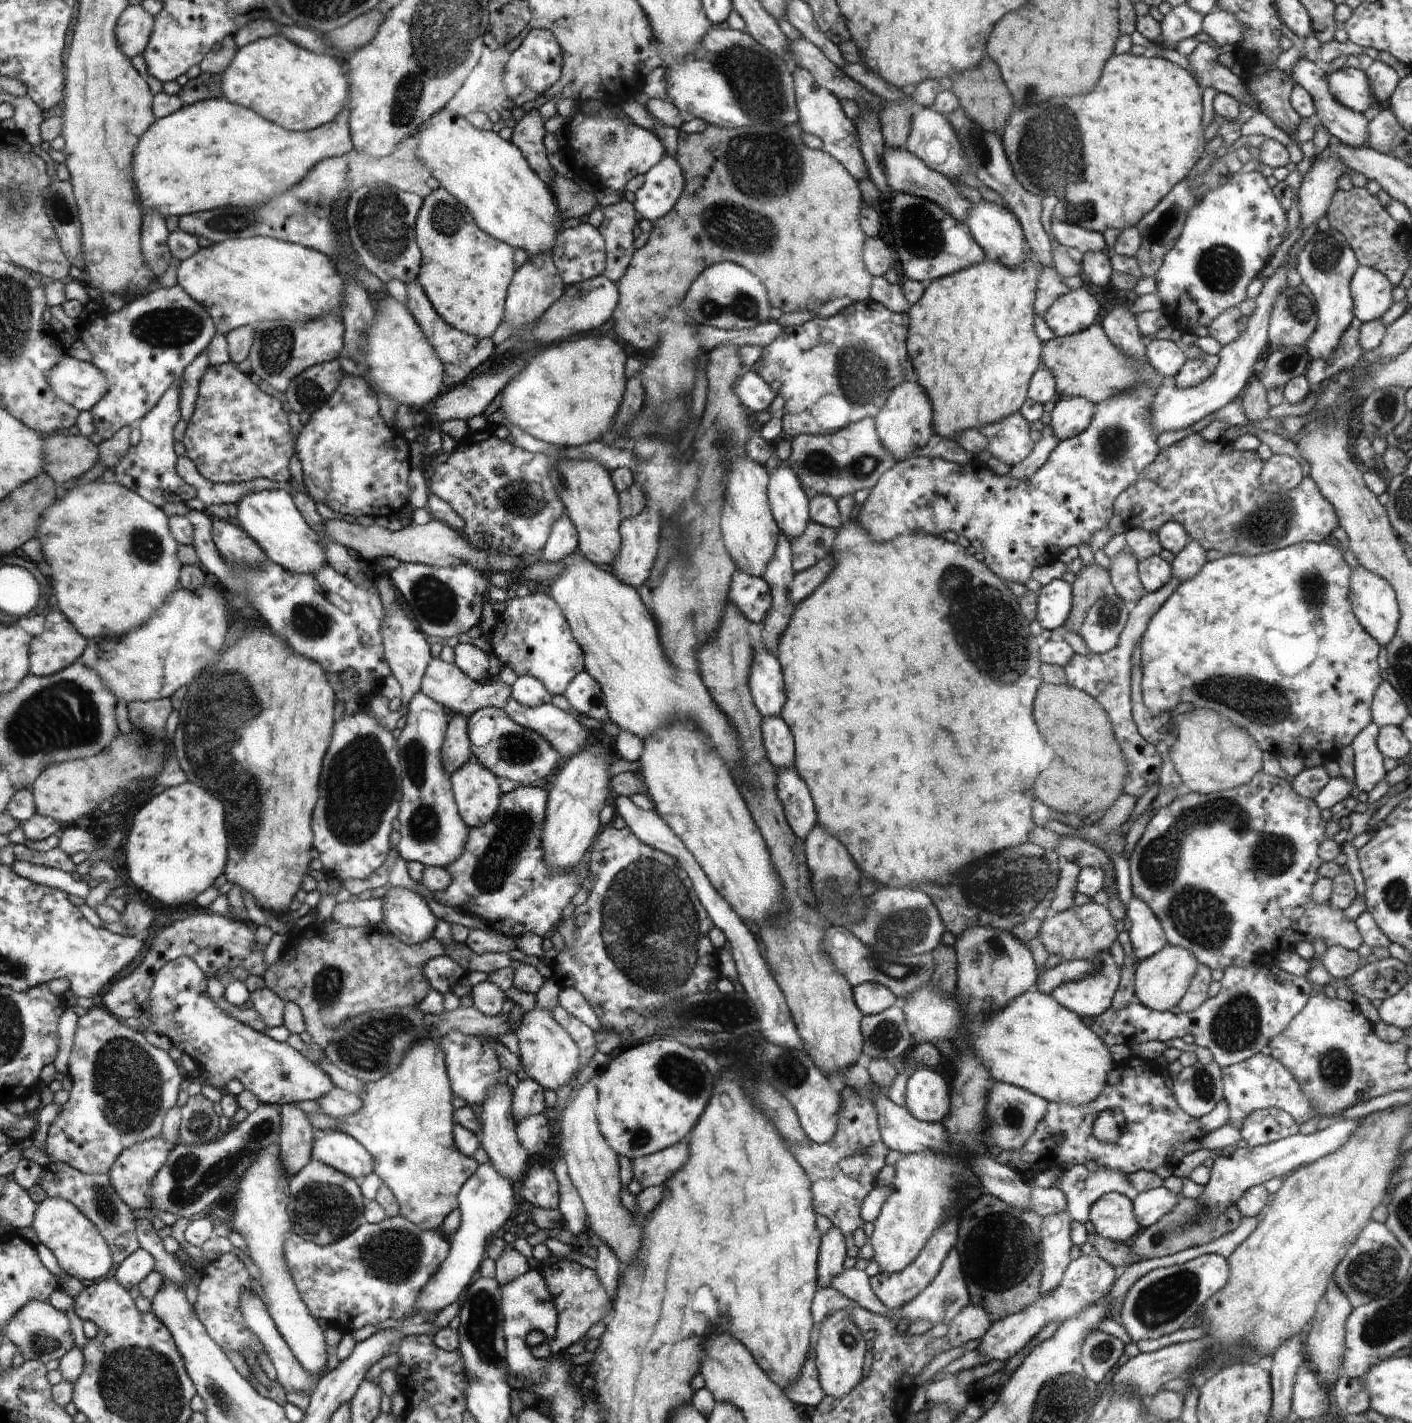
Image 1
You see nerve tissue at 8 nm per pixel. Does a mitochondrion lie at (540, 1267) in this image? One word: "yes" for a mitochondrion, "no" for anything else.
no

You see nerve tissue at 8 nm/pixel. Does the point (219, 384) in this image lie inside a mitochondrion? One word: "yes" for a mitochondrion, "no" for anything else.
no

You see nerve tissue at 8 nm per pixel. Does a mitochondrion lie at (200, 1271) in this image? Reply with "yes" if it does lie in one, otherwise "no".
no

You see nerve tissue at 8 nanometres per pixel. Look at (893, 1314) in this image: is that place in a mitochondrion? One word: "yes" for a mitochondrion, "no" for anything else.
no

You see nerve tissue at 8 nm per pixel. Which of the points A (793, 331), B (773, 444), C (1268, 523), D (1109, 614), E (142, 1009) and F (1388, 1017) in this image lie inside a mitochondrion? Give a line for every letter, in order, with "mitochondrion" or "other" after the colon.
A: other
B: other
C: mitochondrion
D: mitochondrion
E: other
F: other

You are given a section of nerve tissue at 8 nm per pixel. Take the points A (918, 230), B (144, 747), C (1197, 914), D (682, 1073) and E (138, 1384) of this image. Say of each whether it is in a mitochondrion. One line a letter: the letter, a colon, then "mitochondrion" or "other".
A: mitochondrion
B: mitochondrion
C: mitochondrion
D: mitochondrion
E: mitochondrion

